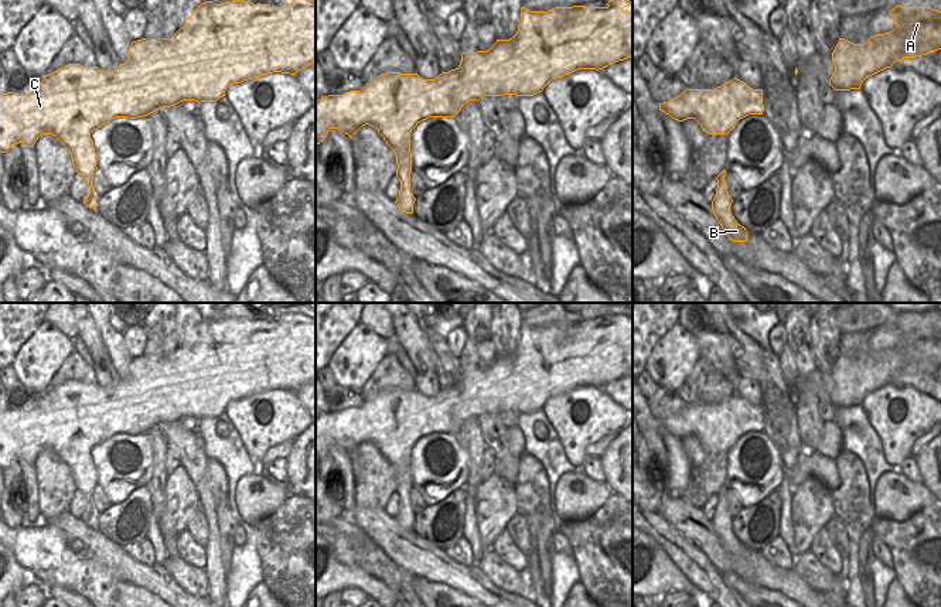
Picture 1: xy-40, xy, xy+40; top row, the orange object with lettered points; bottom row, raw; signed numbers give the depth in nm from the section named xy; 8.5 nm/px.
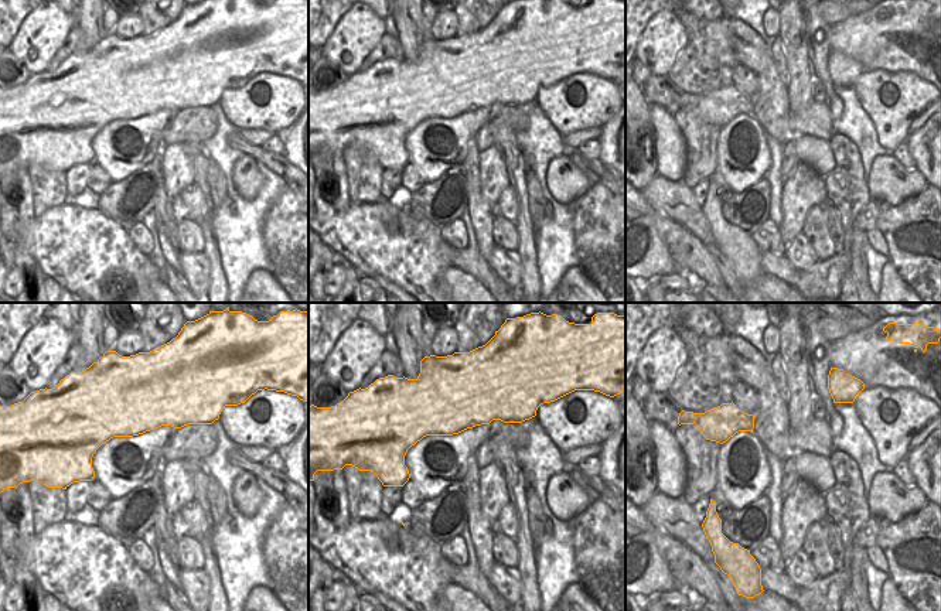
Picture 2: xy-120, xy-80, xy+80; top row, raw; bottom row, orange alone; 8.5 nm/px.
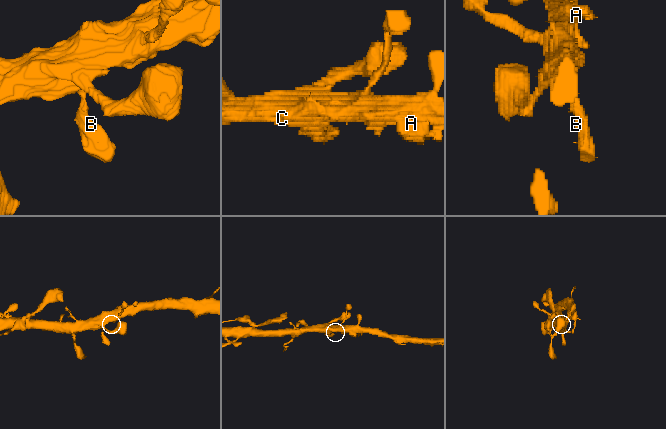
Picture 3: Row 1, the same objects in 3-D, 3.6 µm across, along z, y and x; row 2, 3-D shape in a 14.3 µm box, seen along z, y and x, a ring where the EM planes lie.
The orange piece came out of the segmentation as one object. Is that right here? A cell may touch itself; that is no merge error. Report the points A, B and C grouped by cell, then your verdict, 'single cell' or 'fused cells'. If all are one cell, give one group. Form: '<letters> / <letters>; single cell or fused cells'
A B C; single cell

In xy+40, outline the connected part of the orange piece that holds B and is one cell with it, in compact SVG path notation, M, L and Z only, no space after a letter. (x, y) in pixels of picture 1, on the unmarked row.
M723 487L717 494L717 505L716 512L712 518L712 528L719 538L723 549L730 555L733 559L747 559L747 548L741 543L730 529L730 522L733 516L727 509L727 501L724 498L726 487Z

